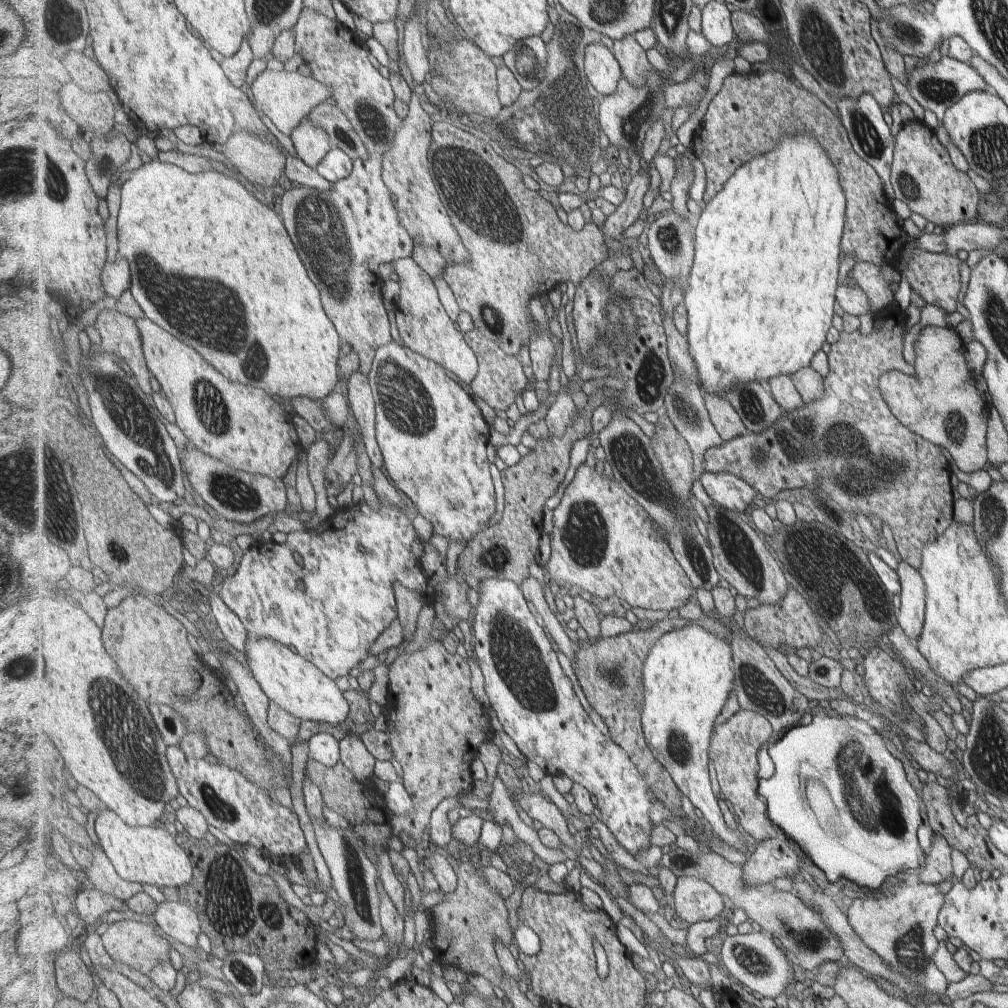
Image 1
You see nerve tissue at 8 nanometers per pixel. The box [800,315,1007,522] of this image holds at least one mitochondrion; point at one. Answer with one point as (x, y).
(955, 427)

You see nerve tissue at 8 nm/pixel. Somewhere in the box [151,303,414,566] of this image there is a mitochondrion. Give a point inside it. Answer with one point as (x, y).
(207, 398)

